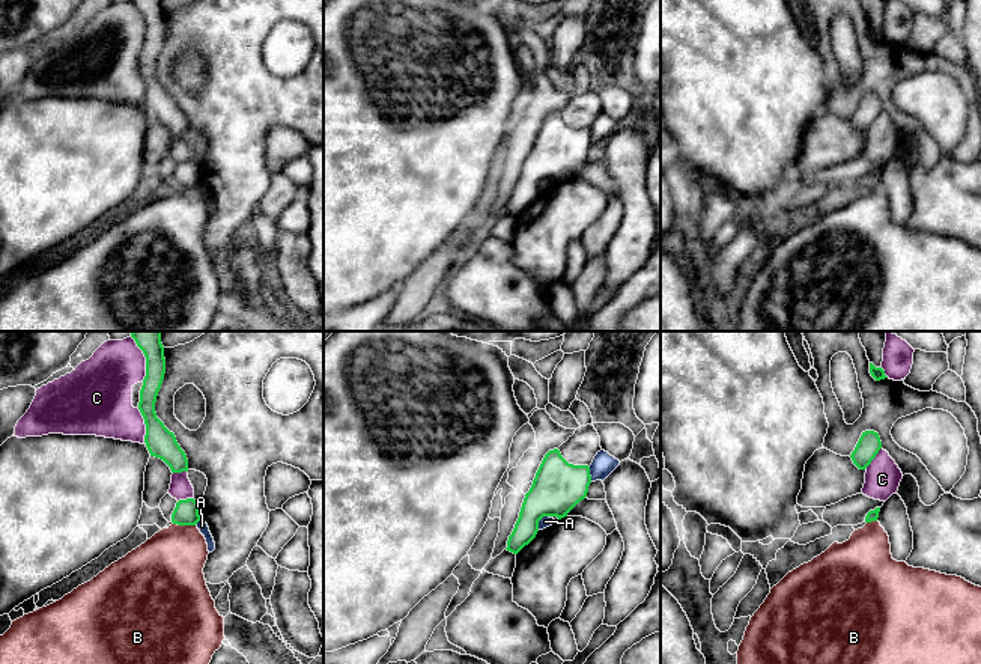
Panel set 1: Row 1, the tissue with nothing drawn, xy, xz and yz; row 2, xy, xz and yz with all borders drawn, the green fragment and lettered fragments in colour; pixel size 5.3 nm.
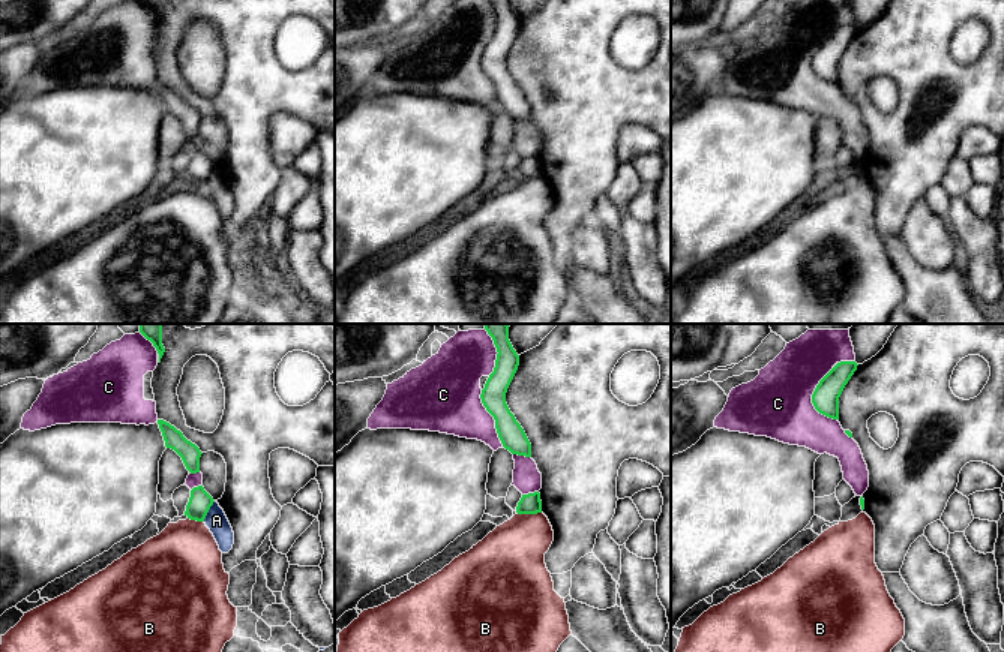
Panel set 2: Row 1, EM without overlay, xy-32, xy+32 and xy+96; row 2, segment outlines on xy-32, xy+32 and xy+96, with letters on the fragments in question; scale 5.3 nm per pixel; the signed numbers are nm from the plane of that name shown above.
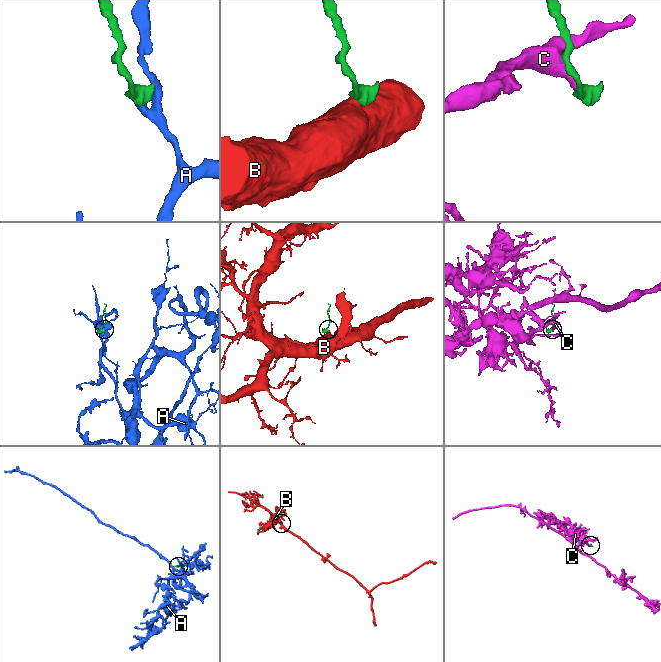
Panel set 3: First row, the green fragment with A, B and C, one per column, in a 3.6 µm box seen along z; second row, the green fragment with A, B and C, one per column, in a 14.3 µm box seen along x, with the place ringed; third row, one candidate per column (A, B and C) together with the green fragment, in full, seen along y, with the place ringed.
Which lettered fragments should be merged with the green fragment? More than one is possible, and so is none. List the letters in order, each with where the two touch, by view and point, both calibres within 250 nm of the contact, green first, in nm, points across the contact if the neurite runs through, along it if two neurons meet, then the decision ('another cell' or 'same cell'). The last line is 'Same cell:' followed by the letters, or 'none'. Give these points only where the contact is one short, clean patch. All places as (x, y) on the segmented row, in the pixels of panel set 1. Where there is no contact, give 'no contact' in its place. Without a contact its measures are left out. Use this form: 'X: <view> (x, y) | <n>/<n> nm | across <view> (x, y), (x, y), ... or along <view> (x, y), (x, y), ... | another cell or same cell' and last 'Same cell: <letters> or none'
A: xz (539, 520) | 280/60 nm | another cell
B: xy (184, 524) | 130/380 nm | across xy (185, 512), (184, 524), (182, 547), (167, 568) | same cell
C: xy (146, 359) | 160/300 nm | another cell
Same cell: B

